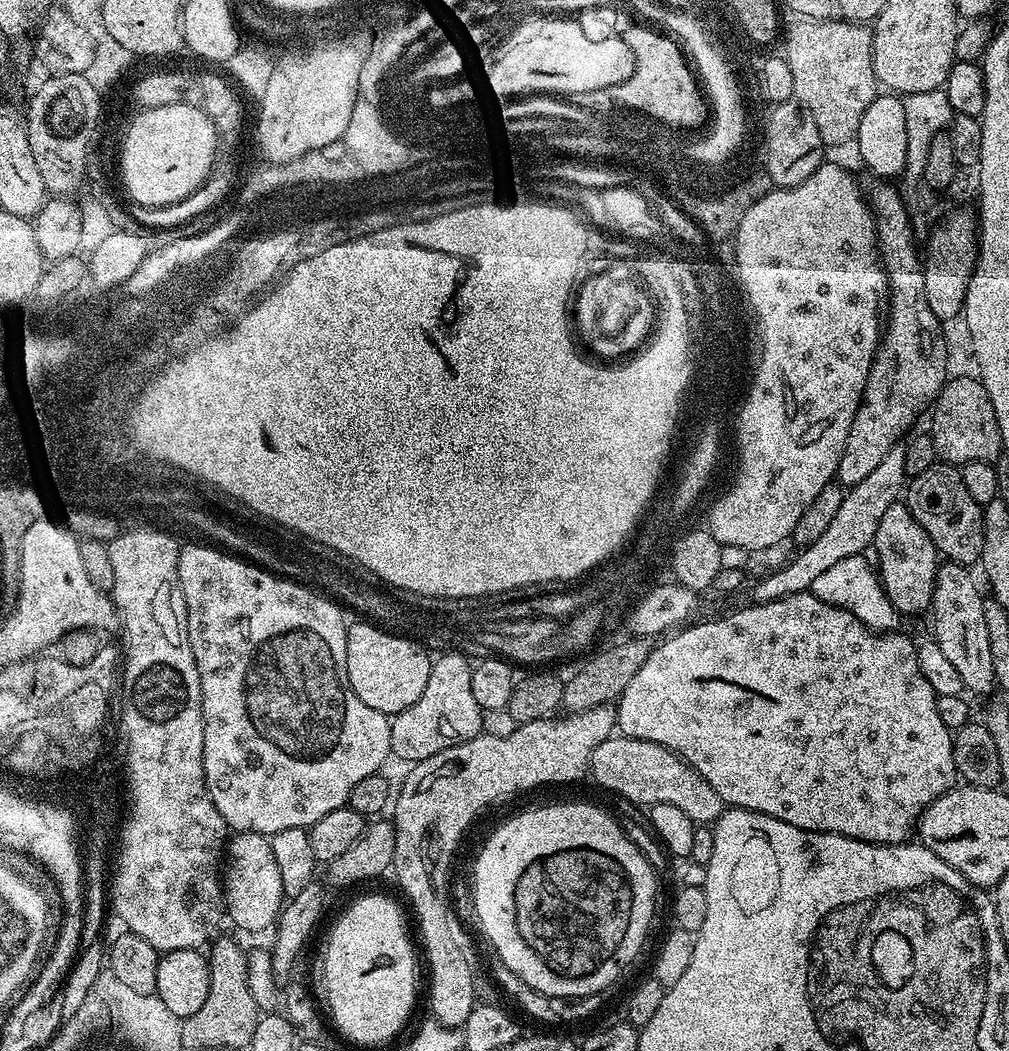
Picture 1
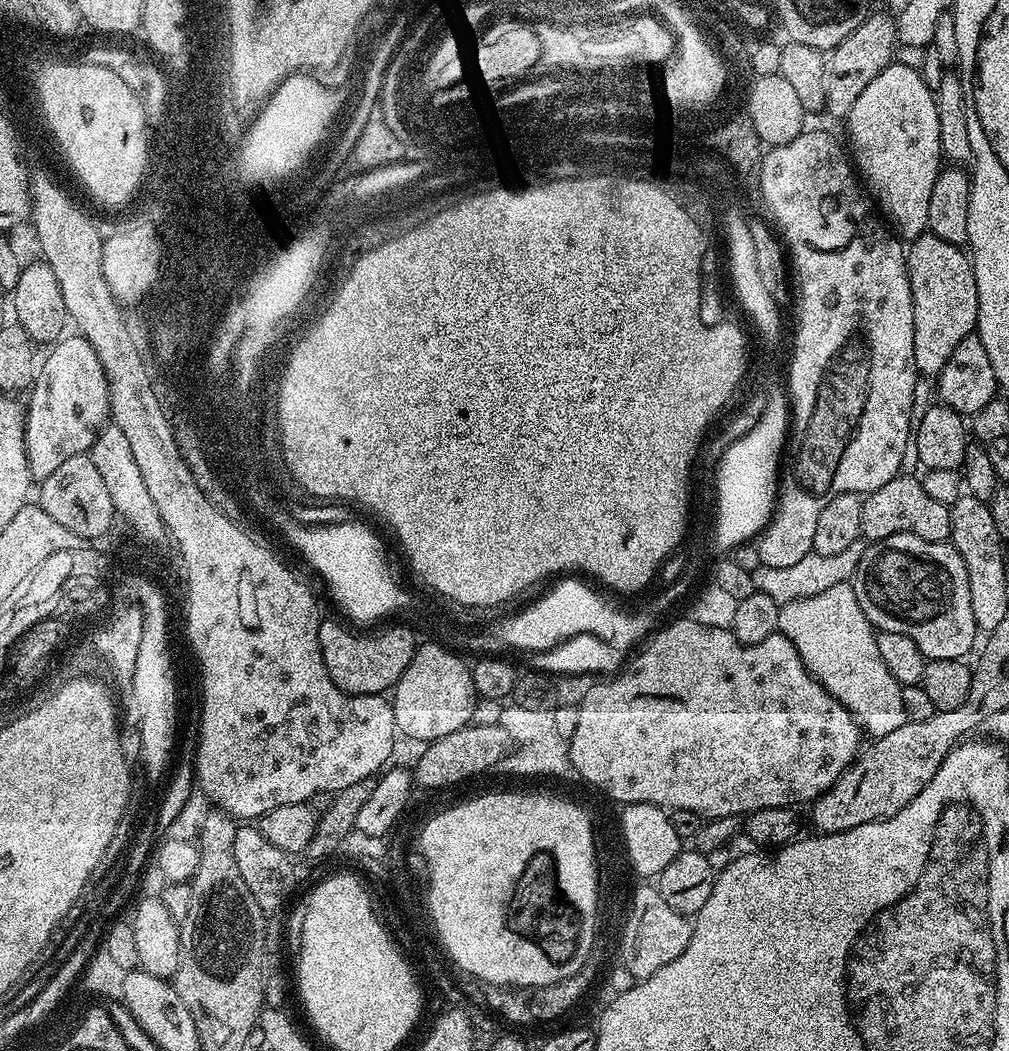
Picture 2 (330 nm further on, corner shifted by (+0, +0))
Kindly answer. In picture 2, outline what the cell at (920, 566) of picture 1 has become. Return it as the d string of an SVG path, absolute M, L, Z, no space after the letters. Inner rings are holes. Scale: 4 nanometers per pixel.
M894 534L890 538L871 541L867 545L850 581L862 614L873 629L906 634L928 660L958 660L967 657L978 637L974 610L970 607L970 578L966 578L966 562L951 542L926 542L914 534Z

